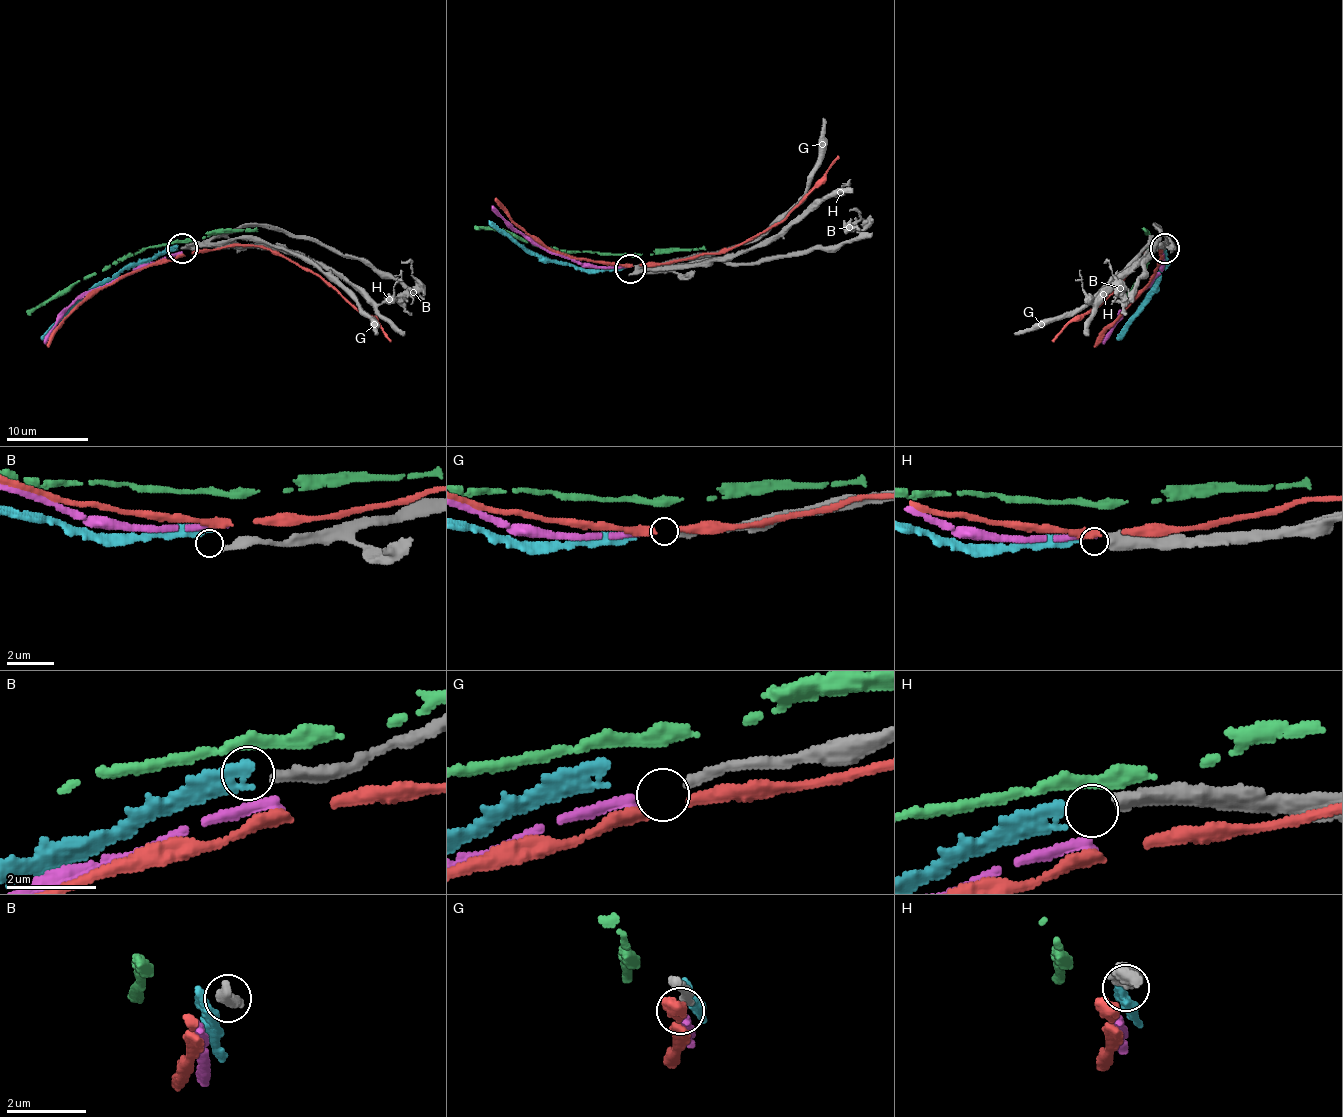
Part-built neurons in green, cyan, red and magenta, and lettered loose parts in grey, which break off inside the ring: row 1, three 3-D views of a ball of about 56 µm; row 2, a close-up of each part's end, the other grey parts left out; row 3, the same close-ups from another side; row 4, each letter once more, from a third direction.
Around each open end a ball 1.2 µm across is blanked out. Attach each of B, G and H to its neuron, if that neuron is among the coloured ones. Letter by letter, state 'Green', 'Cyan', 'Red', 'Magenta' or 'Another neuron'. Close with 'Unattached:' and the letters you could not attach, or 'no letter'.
B: Another neuron
G: Magenta
H: Cyan
Unattached: B

